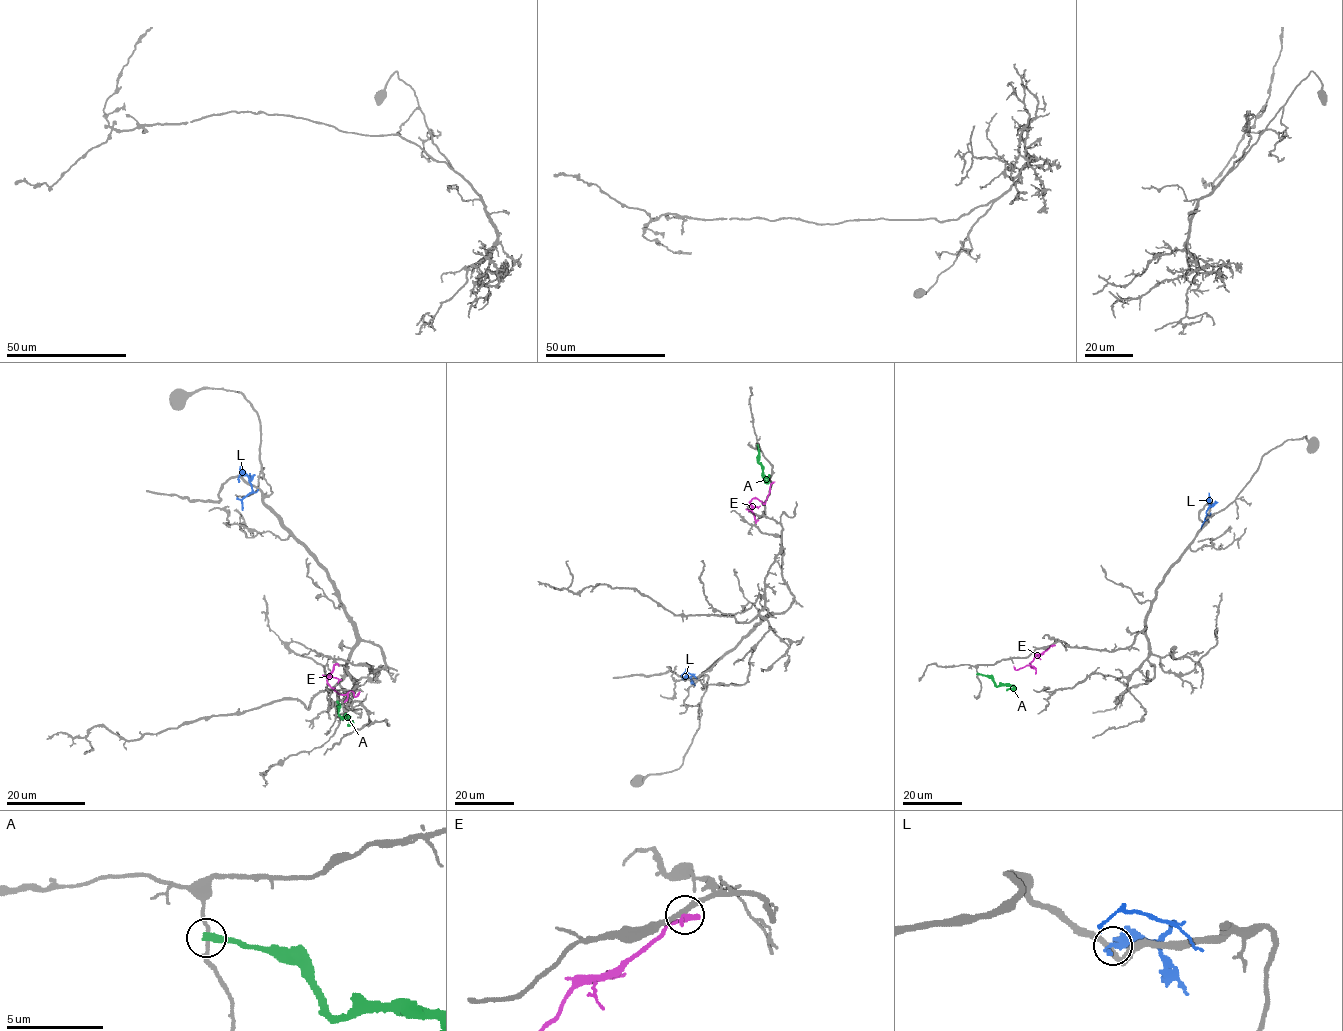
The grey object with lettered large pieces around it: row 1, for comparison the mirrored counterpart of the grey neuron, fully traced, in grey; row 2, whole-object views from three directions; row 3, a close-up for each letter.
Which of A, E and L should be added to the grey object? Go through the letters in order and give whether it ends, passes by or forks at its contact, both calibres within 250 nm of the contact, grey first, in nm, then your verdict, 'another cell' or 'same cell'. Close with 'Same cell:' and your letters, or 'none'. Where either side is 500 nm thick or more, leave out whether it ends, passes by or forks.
A: it ends; calibres 190 and 320 nm; another cell
E: it ends; calibres 260 and 320 nm; another cell
L: it passes by; calibres 300 and 240 nm; another cell
Same cell: none

